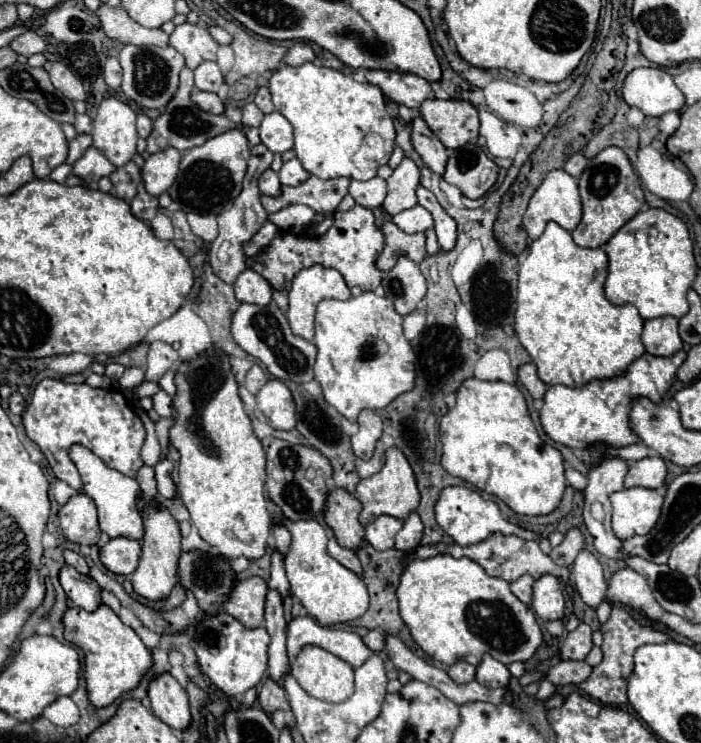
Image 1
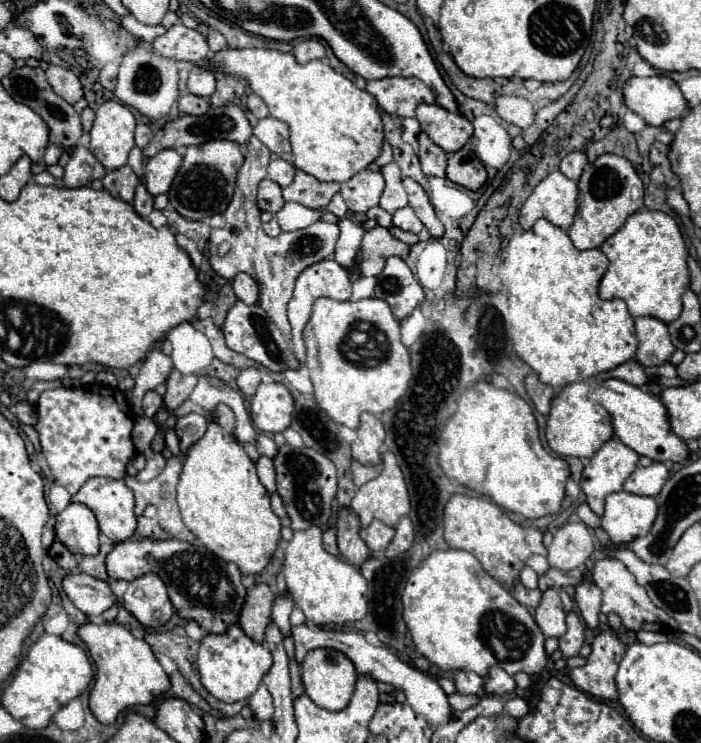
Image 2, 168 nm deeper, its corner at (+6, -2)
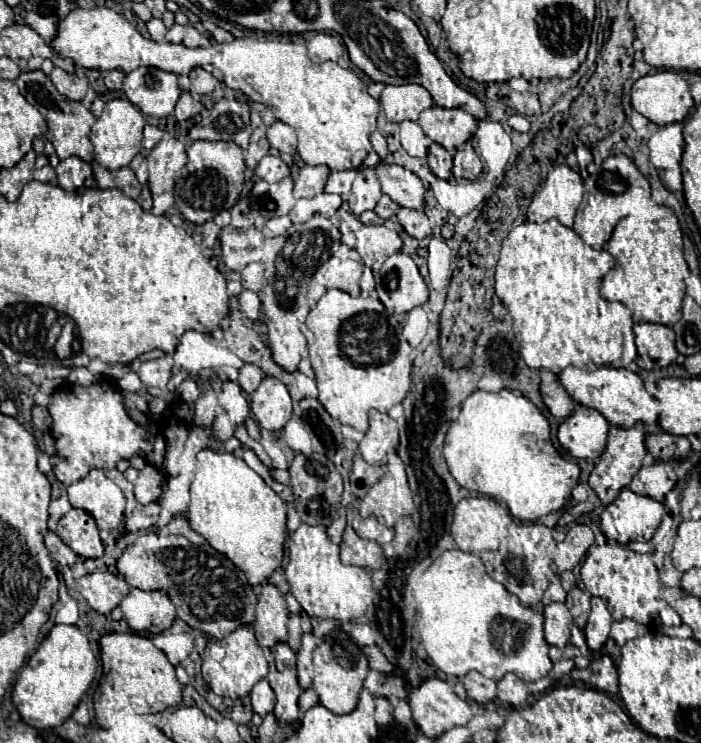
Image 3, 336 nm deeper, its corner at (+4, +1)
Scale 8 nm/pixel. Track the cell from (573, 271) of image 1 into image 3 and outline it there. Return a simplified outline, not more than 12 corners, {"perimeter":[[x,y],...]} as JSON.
{"perimeter":[[557,221],[503,239],[495,297],[531,369],[629,367],[615,259]]}

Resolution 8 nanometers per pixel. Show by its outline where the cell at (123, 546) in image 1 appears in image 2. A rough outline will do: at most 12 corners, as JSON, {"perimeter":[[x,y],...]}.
{"perimeter":[[175,538],[117,542],[107,574],[165,580],[179,616],[205,632],[235,624],[235,564]]}

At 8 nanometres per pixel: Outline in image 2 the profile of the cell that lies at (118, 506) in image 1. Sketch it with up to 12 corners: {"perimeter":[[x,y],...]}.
{"perimeter":[[89,478],[73,502],[93,510],[101,534],[123,542],[137,530],[125,480]]}

